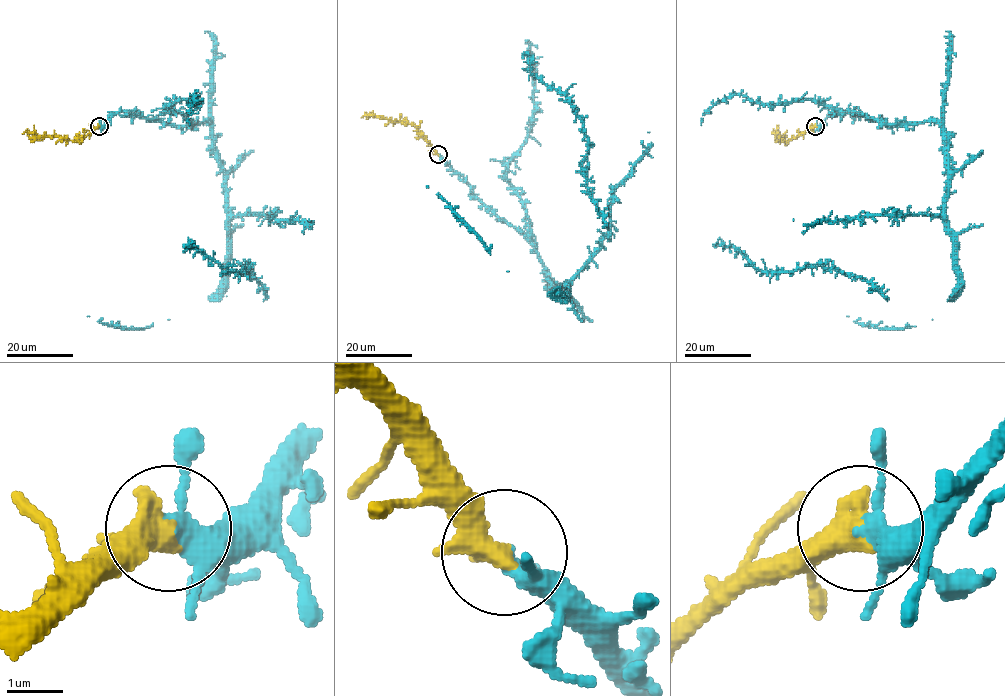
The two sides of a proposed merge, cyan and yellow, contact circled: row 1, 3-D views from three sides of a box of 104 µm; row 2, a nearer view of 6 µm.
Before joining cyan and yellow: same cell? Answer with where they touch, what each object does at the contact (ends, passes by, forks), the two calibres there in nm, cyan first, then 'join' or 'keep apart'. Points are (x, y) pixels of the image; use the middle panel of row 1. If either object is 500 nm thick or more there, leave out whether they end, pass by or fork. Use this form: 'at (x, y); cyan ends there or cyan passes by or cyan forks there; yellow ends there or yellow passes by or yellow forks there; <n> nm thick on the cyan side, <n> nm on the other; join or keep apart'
at (438, 154); 260 nm thick on the cyan side, 600 nm on the other; join

